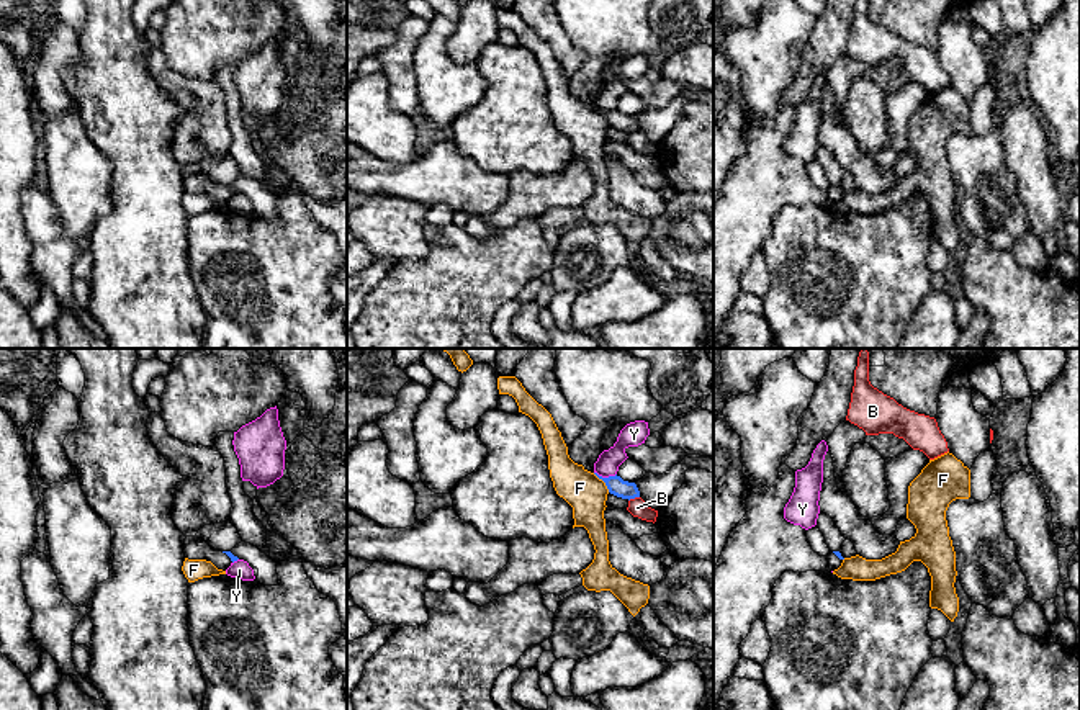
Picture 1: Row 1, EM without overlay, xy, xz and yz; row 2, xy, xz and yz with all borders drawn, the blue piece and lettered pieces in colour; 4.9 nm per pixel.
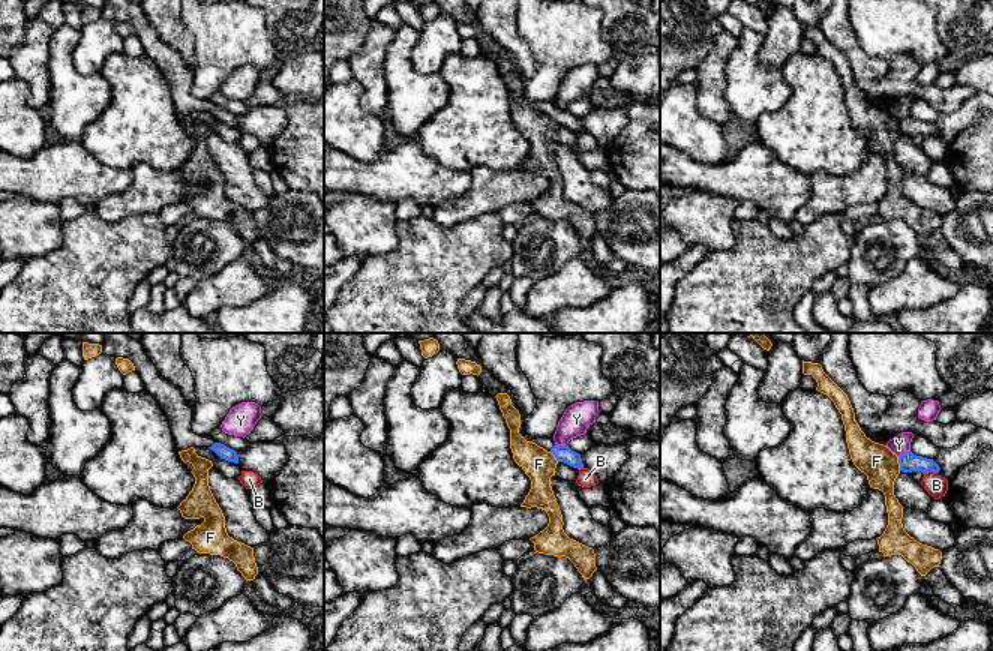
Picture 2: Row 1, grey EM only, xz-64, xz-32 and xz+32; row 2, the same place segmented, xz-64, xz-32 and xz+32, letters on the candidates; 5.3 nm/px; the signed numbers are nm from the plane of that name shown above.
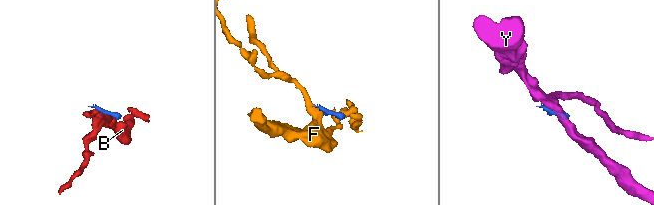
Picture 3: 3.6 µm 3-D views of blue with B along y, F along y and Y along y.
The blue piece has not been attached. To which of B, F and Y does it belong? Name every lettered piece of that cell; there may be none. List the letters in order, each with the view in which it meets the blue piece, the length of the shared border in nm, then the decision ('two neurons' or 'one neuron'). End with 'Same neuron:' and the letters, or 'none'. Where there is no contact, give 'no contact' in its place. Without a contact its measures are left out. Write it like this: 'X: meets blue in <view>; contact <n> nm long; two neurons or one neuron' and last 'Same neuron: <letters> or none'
B: meets blue in xz; contact 60 nm long; two neurons
F: meets blue in xz; contact 130 nm long; two neurons
Y: meets blue in xz; contact 110 nm long; two neurons
Same neuron: none

